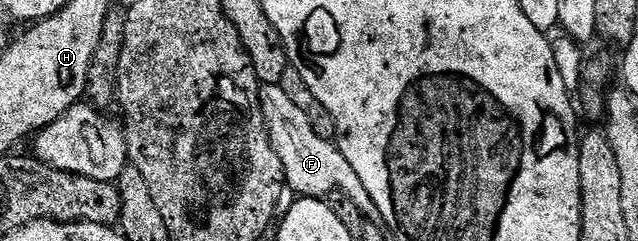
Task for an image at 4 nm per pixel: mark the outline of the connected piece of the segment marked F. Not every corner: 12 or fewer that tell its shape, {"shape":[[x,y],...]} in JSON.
{"shape":[[279,82],[259,104],[286,187],[303,198],[341,191],[378,217],[357,170]]}

